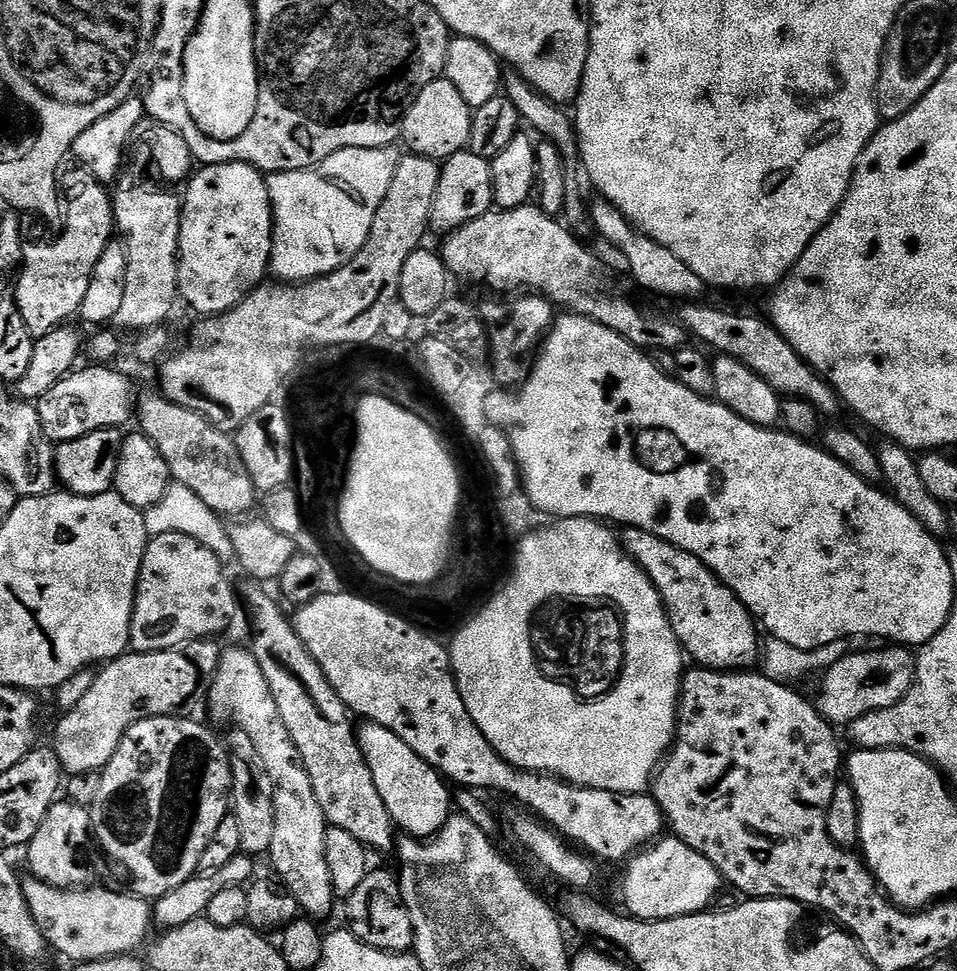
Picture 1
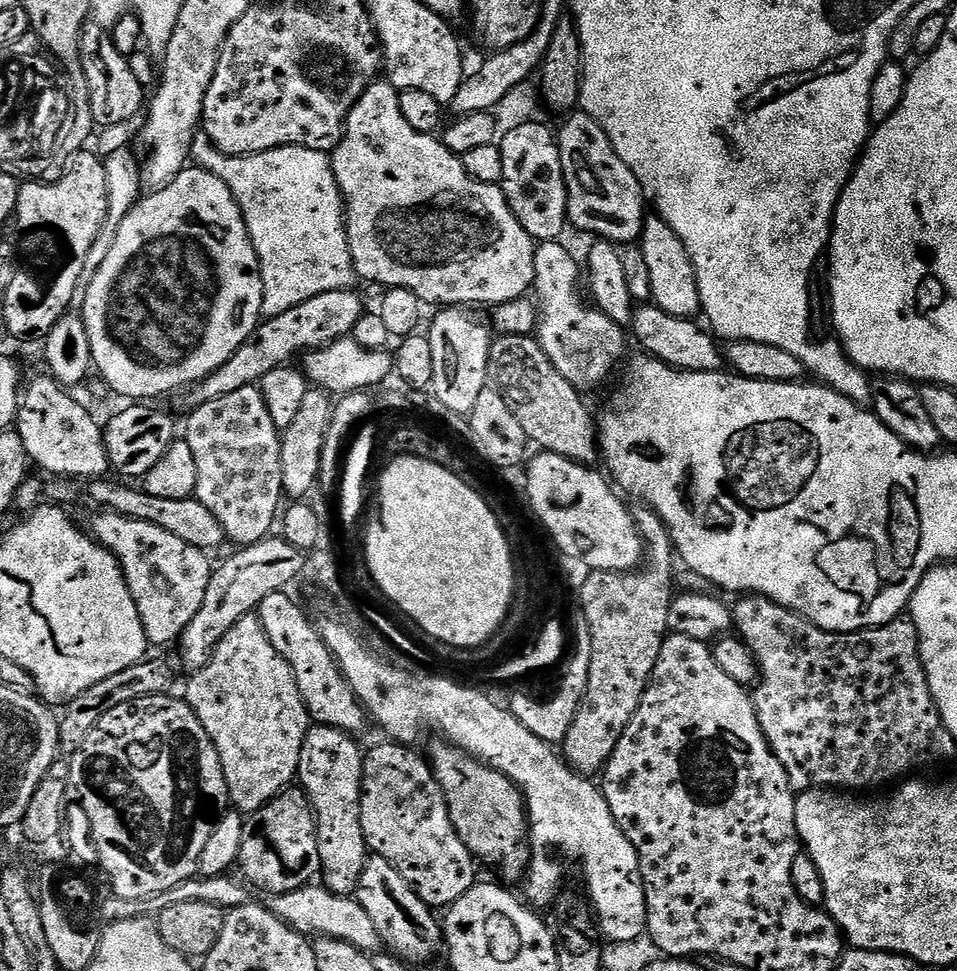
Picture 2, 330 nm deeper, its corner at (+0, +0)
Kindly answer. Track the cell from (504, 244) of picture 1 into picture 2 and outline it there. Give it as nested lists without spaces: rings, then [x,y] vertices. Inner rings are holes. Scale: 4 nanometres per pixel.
[[[373,82],[369,88],[360,95],[354,107],[350,110],[348,119],[344,121],[344,136],[340,145],[331,153],[332,169],[344,195],[346,205],[346,223],[348,225],[348,245],[352,254],[352,261],[356,267],[357,277],[361,281],[369,280],[372,284],[384,284],[385,289],[405,288],[413,292],[425,305],[435,306],[476,306],[472,304],[488,304],[495,306],[505,304],[511,300],[519,300],[524,292],[533,287],[536,275],[534,274],[534,258],[536,257],[536,244],[530,234],[514,218],[508,200],[504,197],[504,189],[500,184],[478,184],[475,180],[468,179],[468,172],[464,162],[456,153],[451,152],[444,144],[443,139],[435,135],[419,132],[402,118],[400,105],[400,92],[393,88],[391,83]]]

